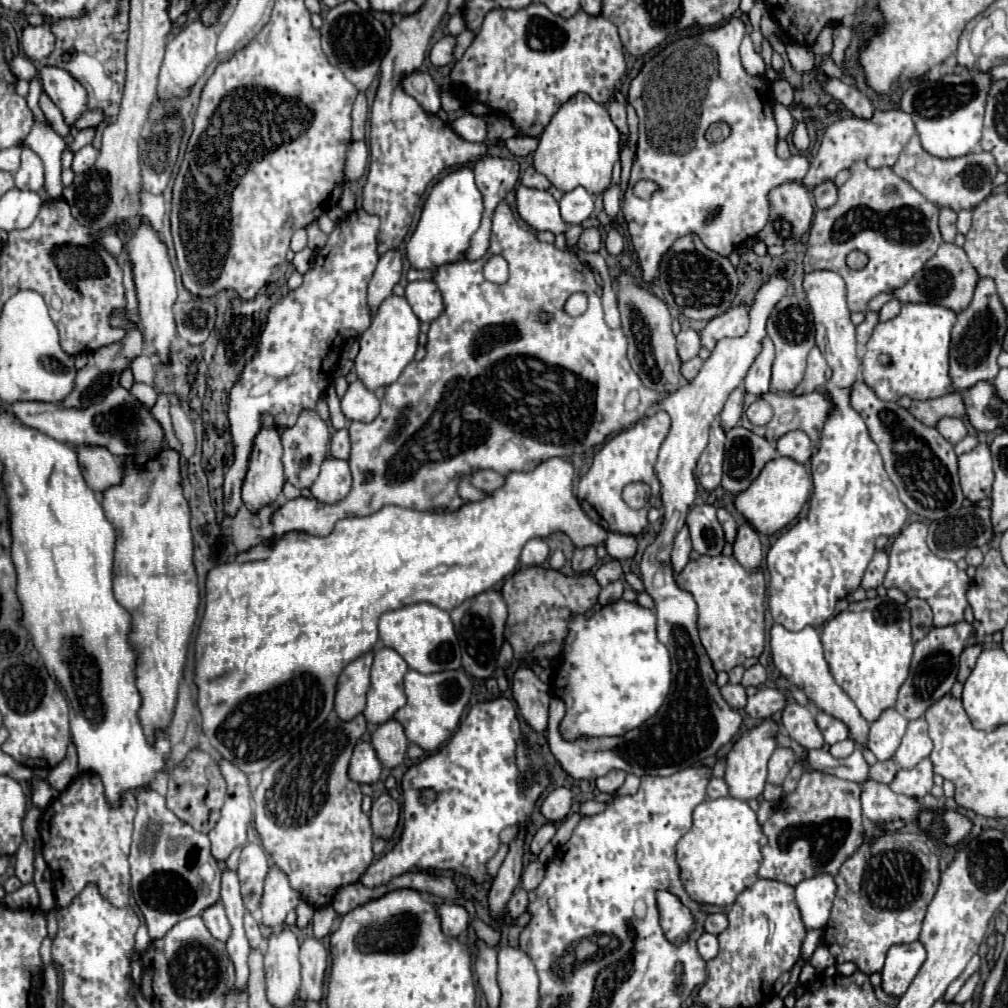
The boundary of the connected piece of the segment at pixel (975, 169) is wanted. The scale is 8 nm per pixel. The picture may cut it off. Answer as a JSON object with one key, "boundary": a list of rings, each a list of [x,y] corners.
{"boundary":[[[914,134],[908,142],[908,146],[902,150],[896,166],[892,168],[898,176],[908,180],[926,200],[930,200],[936,206],[948,206],[956,212],[960,210],[974,210],[976,204],[986,200],[994,192],[994,178],[1000,172],[992,152],[972,152],[958,158],[936,158],[928,154],[918,134]]]}

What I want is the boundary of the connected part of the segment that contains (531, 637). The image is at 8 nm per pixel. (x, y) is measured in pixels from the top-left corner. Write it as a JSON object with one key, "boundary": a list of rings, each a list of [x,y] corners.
{"boundary":[[[530,566],[518,570],[502,586],[502,598],[508,604],[510,622],[506,622],[504,636],[514,648],[516,660],[536,660],[540,666],[550,666],[568,636],[568,622],[572,616],[584,614],[598,602],[600,584],[594,576],[564,576],[556,570]]]}

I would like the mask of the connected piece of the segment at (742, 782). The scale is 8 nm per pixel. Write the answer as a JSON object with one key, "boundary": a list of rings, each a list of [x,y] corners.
{"boundary":[[[766,718],[762,724],[754,726],[752,730],[742,732],[742,736],[734,742],[732,750],[728,752],[728,764],[726,764],[726,774],[724,774],[724,780],[730,788],[730,796],[740,798],[740,800],[750,800],[762,794],[764,784],[766,784],[766,766],[772,752],[776,750],[778,732],[780,732],[778,722],[774,722],[772,718]]]}

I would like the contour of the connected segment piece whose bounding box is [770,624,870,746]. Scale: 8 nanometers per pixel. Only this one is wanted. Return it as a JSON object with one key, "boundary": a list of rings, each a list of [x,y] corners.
{"boundary":[[[774,624],[772,630],[770,630],[770,648],[772,648],[774,666],[792,684],[796,684],[820,710],[832,714],[834,718],[840,718],[850,728],[850,734],[852,734],[854,742],[858,742],[858,744],[864,746],[870,726],[860,716],[860,712],[856,710],[856,704],[848,698],[848,694],[834,682],[830,670],[828,670],[828,662],[824,658],[824,648],[822,648],[822,642],[820,642],[818,632],[812,626],[806,626],[800,632],[790,632],[782,624]]]}

